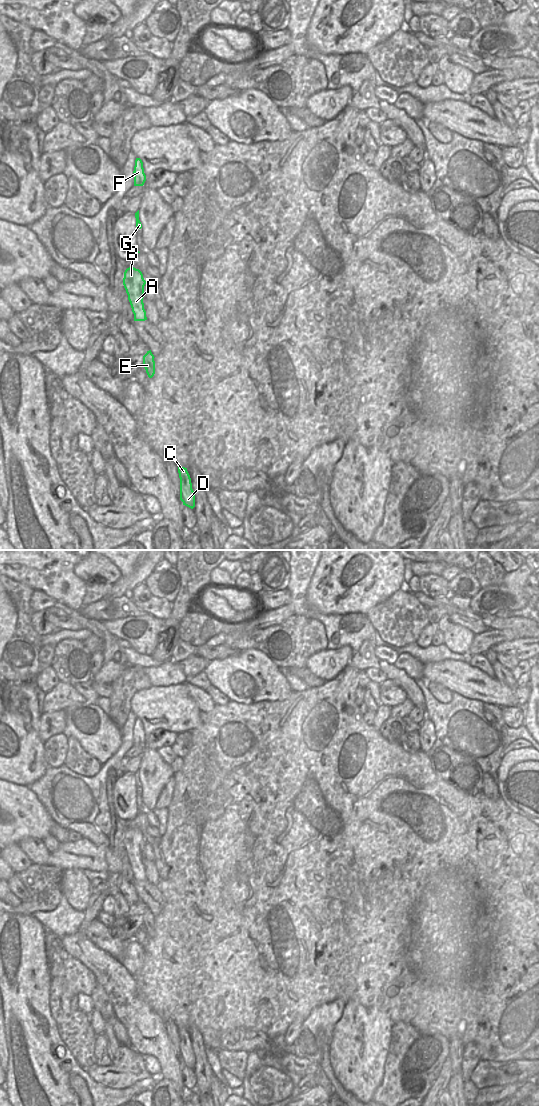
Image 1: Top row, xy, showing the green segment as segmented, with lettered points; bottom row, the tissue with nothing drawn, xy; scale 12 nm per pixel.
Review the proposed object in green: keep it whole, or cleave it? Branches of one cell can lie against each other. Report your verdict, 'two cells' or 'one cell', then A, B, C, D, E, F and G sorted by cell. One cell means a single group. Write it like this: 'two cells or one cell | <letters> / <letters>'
one cell | A B C D E F G

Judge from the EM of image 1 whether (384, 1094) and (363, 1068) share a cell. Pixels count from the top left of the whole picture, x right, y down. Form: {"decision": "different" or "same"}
{"decision": "different"}

